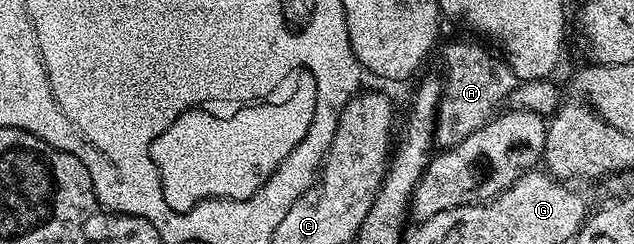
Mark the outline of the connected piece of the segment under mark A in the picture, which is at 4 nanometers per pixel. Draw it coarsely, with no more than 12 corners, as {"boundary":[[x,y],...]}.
{"boundary":[[445,49],[437,148],[492,120],[516,90],[499,54]]}

